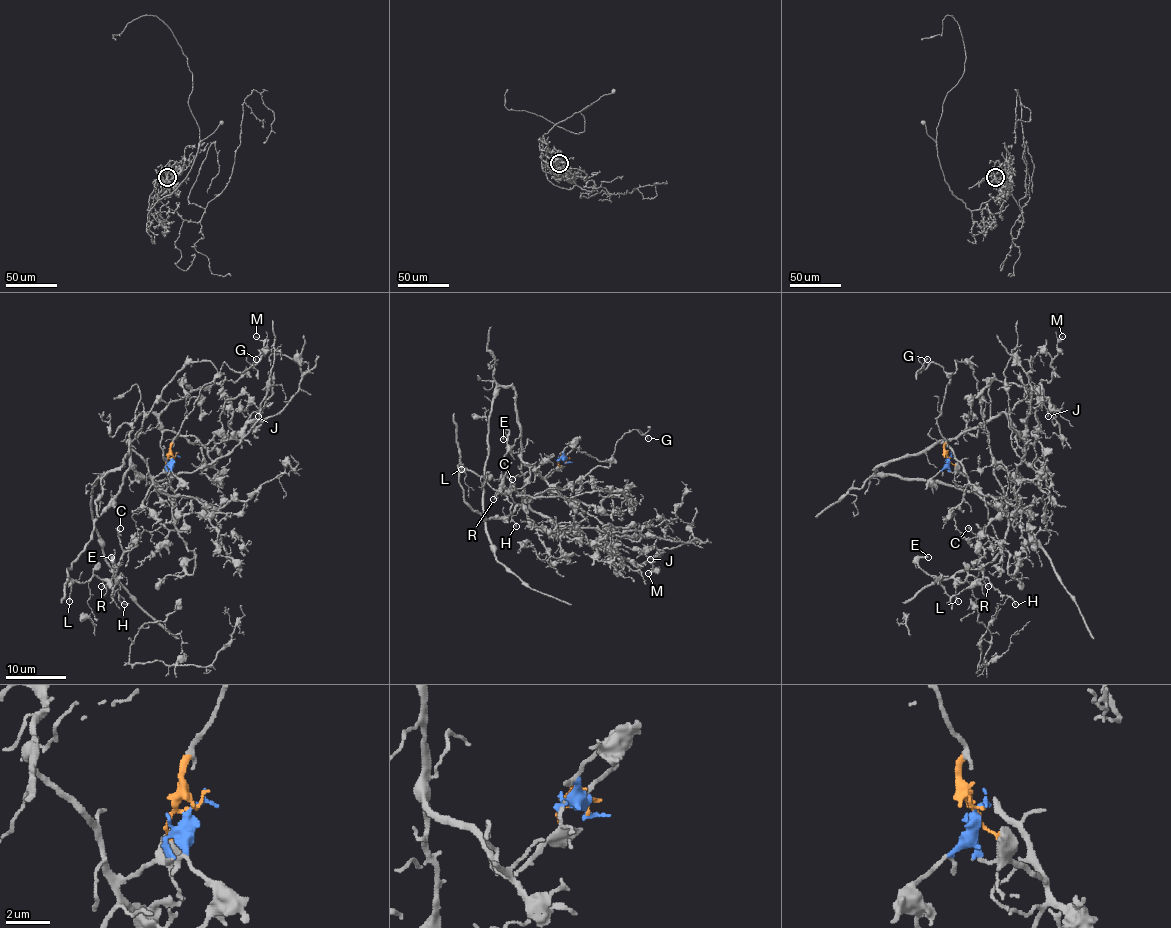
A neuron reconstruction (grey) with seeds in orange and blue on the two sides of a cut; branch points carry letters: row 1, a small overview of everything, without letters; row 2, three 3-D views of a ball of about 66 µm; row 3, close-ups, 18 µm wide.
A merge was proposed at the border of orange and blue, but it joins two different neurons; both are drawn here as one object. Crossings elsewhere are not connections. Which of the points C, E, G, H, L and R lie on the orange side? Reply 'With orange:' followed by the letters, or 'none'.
With orange: C, E, G, H, L, R

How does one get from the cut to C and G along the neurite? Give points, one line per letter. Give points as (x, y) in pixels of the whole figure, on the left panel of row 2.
C: (173, 457), (182, 420), (218, 374), (209, 361), (188, 361), (162, 390), (69, 576), (111, 578), (120, 528)
G: (173, 457), (171, 442), (182, 420), (223, 363), (235, 372), (241, 372), (256, 358)

